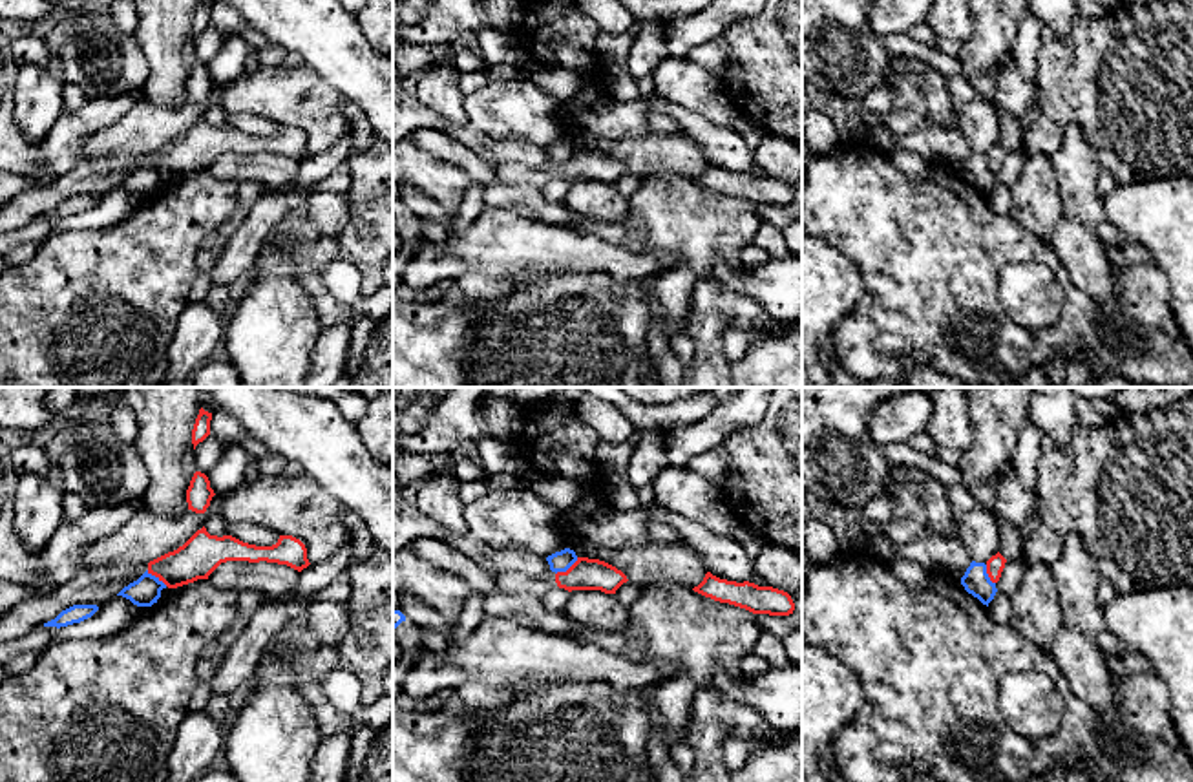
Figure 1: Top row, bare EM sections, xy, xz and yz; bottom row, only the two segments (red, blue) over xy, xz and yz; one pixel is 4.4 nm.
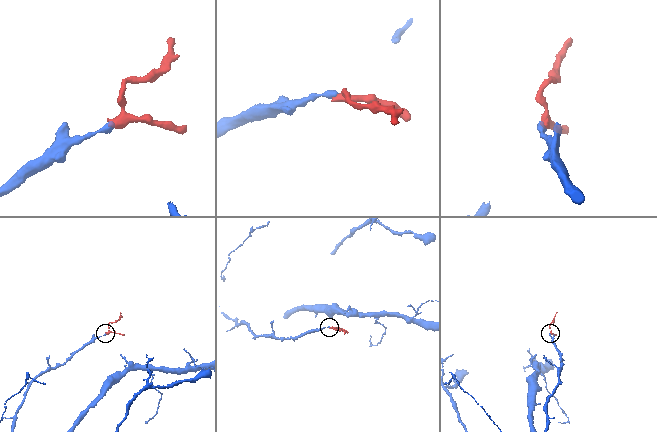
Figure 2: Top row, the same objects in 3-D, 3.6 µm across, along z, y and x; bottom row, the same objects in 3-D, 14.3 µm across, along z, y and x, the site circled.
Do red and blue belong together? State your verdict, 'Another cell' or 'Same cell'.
Another cell

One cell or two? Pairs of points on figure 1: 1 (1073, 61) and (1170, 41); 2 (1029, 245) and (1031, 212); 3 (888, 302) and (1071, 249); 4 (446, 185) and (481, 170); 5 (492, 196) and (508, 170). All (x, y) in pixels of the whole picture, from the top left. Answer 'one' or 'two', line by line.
1: one
2: two
3: two
4: two
5: two

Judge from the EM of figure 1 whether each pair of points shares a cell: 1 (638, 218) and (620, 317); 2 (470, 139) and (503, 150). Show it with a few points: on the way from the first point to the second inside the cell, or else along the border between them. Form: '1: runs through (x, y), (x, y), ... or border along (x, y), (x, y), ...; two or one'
1: runs through (682, 207), (698, 220), (698, 240), (664, 289); one
2: runs through (477, 143), (483, 148), (496, 150); one

